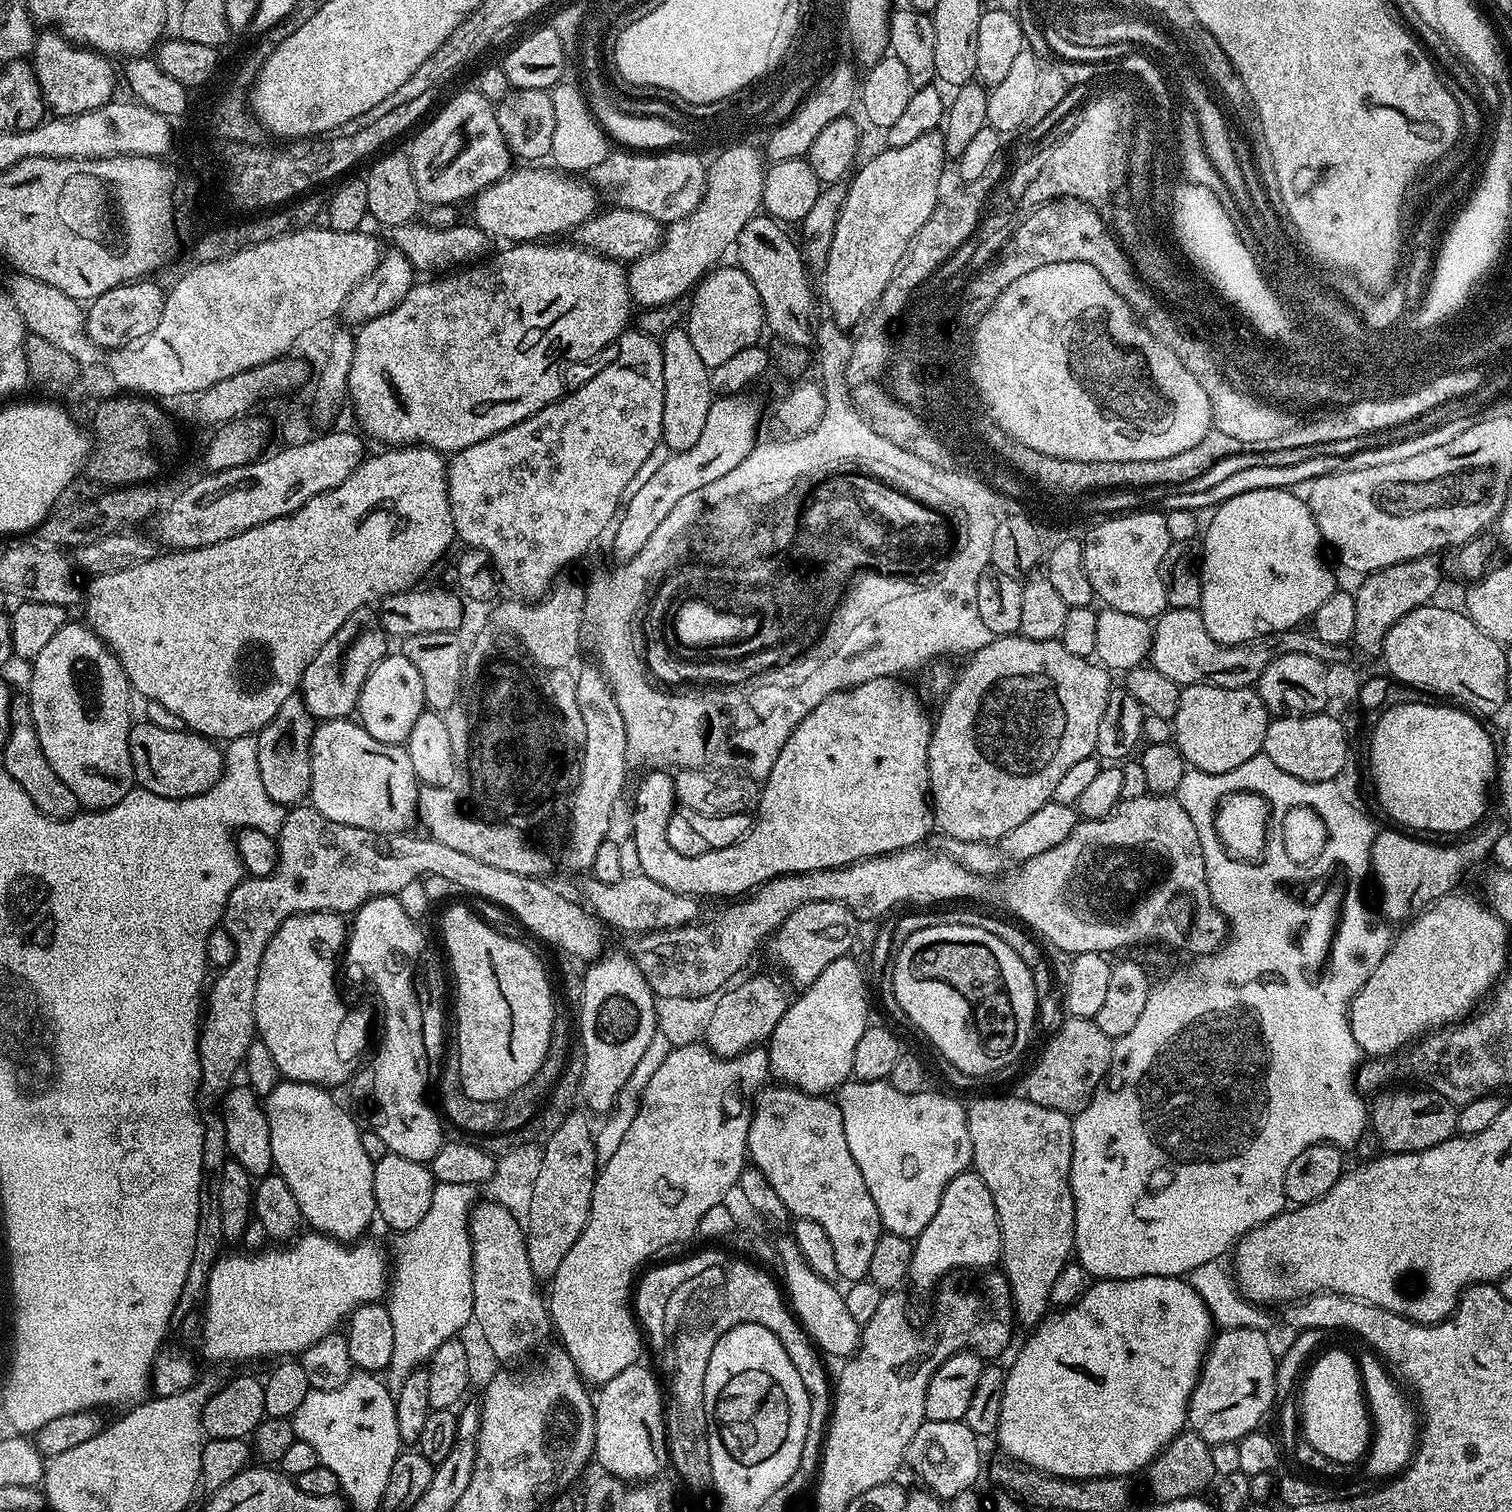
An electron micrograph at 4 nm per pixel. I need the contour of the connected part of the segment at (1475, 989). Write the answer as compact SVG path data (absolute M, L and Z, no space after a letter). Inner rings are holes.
M1460 894L1444 896L1436 903L1429 904L1419 916L1407 921L1401 927L1404 929L1395 933L1382 962L1374 966L1374 974L1370 974L1358 994L1354 994L1348 1006L1350 1034L1354 1034L1354 1042L1358 1042L1365 1057L1391 1057L1407 1049L1417 1038L1471 1017L1477 1005L1495 989L1504 975L1504 969L1509 967L1509 925L1504 924L1502 918L1479 895L1456 895Z

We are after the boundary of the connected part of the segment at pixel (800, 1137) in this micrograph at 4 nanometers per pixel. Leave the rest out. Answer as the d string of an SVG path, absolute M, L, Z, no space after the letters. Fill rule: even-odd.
M765 1087L755 1101L748 1131L747 1159L751 1167L758 1169L766 1182L774 1186L774 1194L782 1198L793 1217L818 1222L818 1226L826 1230L834 1246L834 1262L838 1262L840 1276L848 1282L865 1279L870 1270L870 1257L874 1254L874 1246L878 1243L882 1229L878 1206L874 1206L874 1198L870 1198L870 1190L866 1190L862 1170L858 1170L858 1162L854 1162L850 1146L846 1146L846 1130L842 1126L840 1105L827 1095L811 1096L797 1088L772 1087Z

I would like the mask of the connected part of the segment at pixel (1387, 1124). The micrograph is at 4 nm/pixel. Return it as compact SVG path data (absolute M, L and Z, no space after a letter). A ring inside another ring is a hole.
M1420 1086L1412 1087L1416 1088L1381 1091L1375 1097L1377 1100L1371 1101L1370 1128L1385 1153L1421 1152L1430 1146L1438 1146L1451 1140L1457 1131L1457 1105L1451 1104L1445 1096L1440 1096L1437 1092L1425 1090Z

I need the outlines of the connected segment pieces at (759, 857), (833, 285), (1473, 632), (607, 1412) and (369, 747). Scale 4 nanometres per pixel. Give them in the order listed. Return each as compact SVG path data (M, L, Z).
M883 676L882 678L874 678L870 682L862 682L858 686L853 688L847 688L841 692L835 692L830 694L830 698L826 698L822 702L818 702L818 706L814 710L810 710L810 714L806 714L806 718L802 718L802 722L798 722L796 729L790 734L790 738L786 738L786 742L782 746L782 750L778 754L778 758L774 762L774 766L770 770L768 779L763 781L762 788L764 788L764 801L760 804L760 813L756 812L754 816L754 823L752 829L749 830L749 834L742 840L742 846L739 846L744 850L744 866L746 866L746 884L755 890L764 884L767 880L773 880L775 876L787 876L790 872L822 872L825 868L843 868L850 864L855 864L861 860L866 860L874 856L887 856L894 852L902 852L905 848L915 848L923 845L924 840L928 836L928 831L933 831L934 828L934 813L932 805L930 803L930 789L928 787L928 747L930 746L930 738L932 737L932 725L933 721L930 716L924 713L924 704L920 701L920 696L911 688L908 684L903 684L903 679L895 676Z
M943 131L922 134L922 138L917 138L901 148L881 148L877 156L870 157L865 164L863 161L847 181L838 222L834 226L834 238L830 242L830 254L819 273L819 295L823 303L824 300L828 303L827 311L836 320L836 325L845 330L855 329L856 325L876 307L894 270L900 265L904 251L908 249L908 243L914 238L914 234L918 234L918 230L922 230L926 218L934 214L936 201L942 195L940 179L944 176L944 162L946 163Z
M1433 602L1422 608L1410 610L1410 614L1406 614L1401 620L1394 622L1394 626L1390 626L1384 639L1382 653L1382 661L1384 660L1385 666L1388 667L1387 675L1401 685L1417 689L1421 693L1433 692L1436 695L1433 697L1455 702L1481 717L1492 716L1510 696L1510 690L1506 686L1505 645L1490 638L1490 634L1482 631L1463 611L1455 612L1452 608L1439 608L1438 605L1439 603Z
M637 1362L626 1366L626 1370L622 1370L622 1374L614 1374L614 1378L610 1378L610 1382L606 1382L600 1389L598 1395L594 1400L594 1407L596 1409L596 1451L594 1453L595 1463L601 1464L603 1471L607 1475L615 1476L617 1480L625 1482L652 1482L657 1478L656 1475L663 1470L664 1466L669 1463L668 1445L665 1441L665 1419L666 1419L666 1404L665 1401L660 1401L660 1388L662 1392L662 1384L656 1381L656 1376L648 1368L643 1368L643 1363Z
M352 718L343 720L326 720L317 723L312 741L310 742L310 797L311 807L318 810L318 814L322 814L322 818L330 818L330 822L342 822L342 826L358 826L362 830L370 830L371 832L386 832L389 834L404 834L409 830L417 827L418 817L416 814L416 803L418 802L418 794L421 785L414 774L414 762L410 762L410 754L404 744L387 744L386 742L378 742L378 738L367 732L362 725Z

